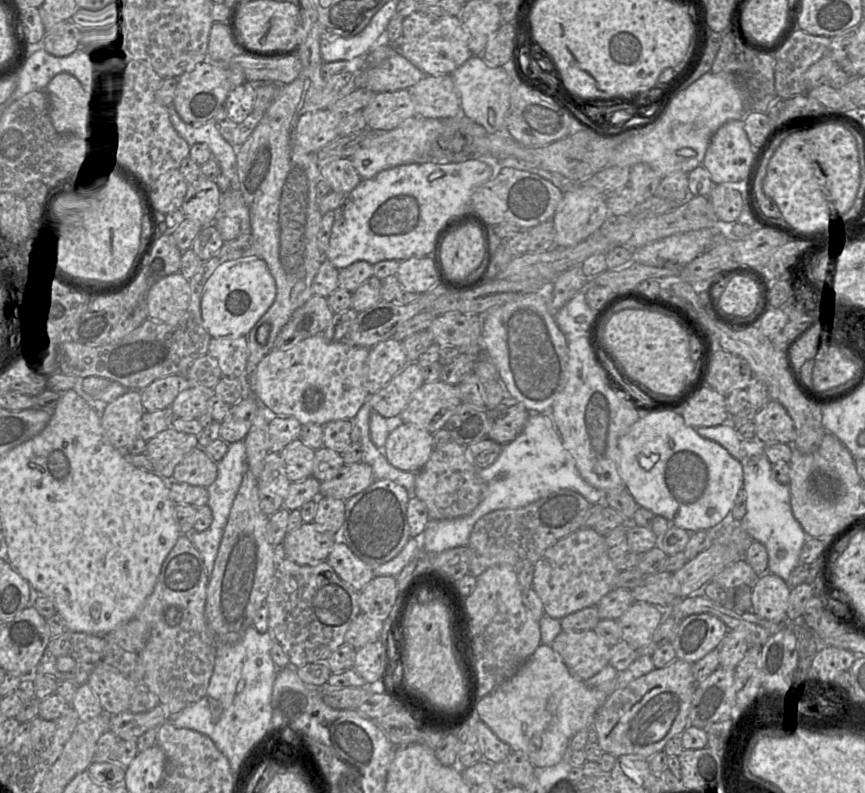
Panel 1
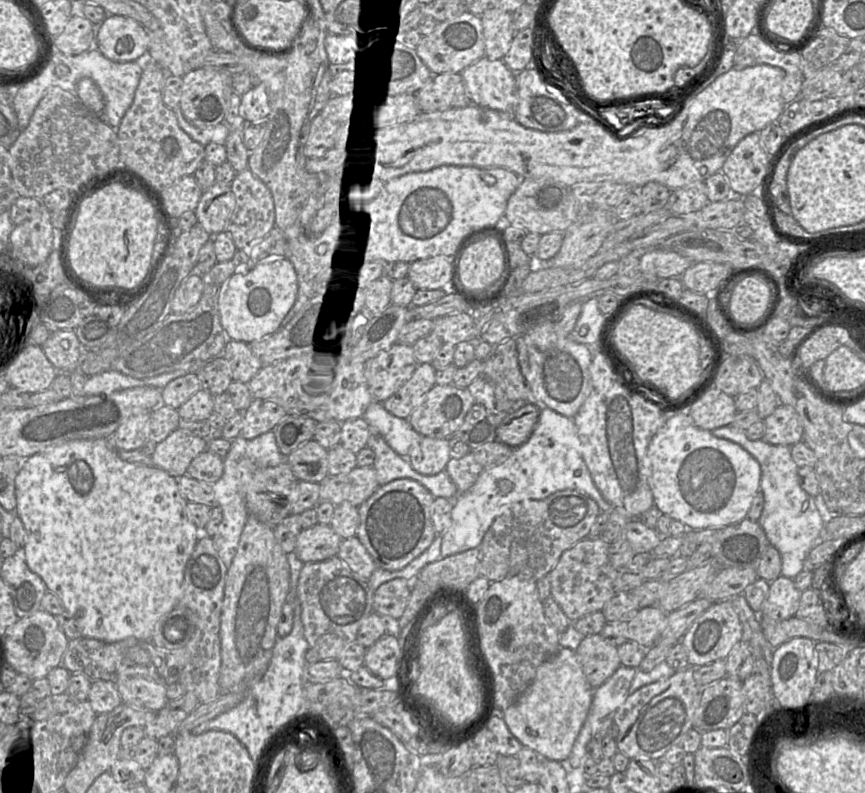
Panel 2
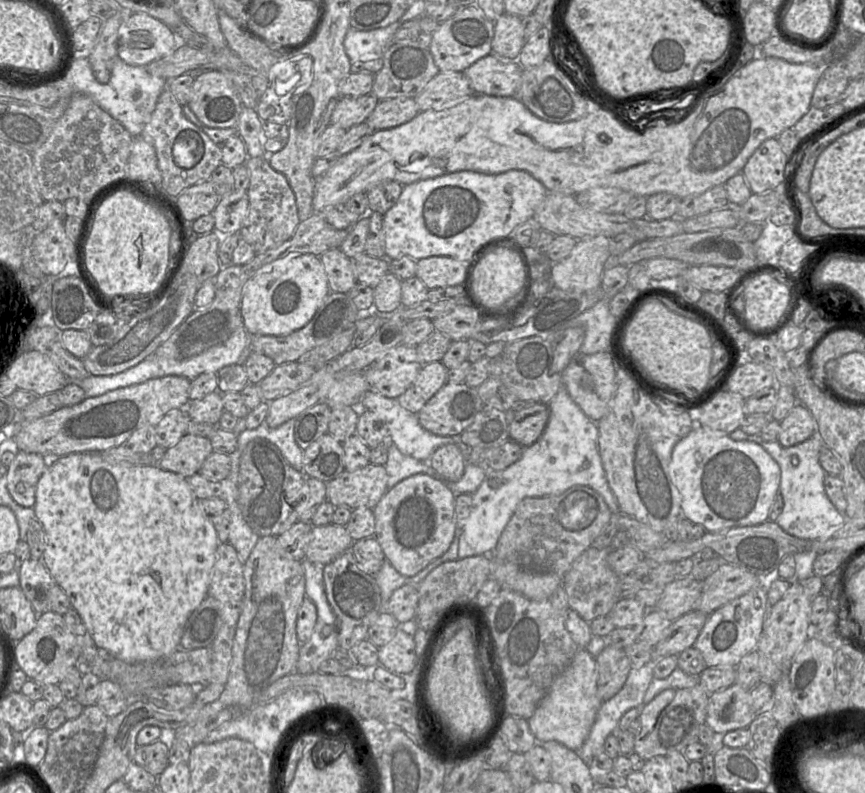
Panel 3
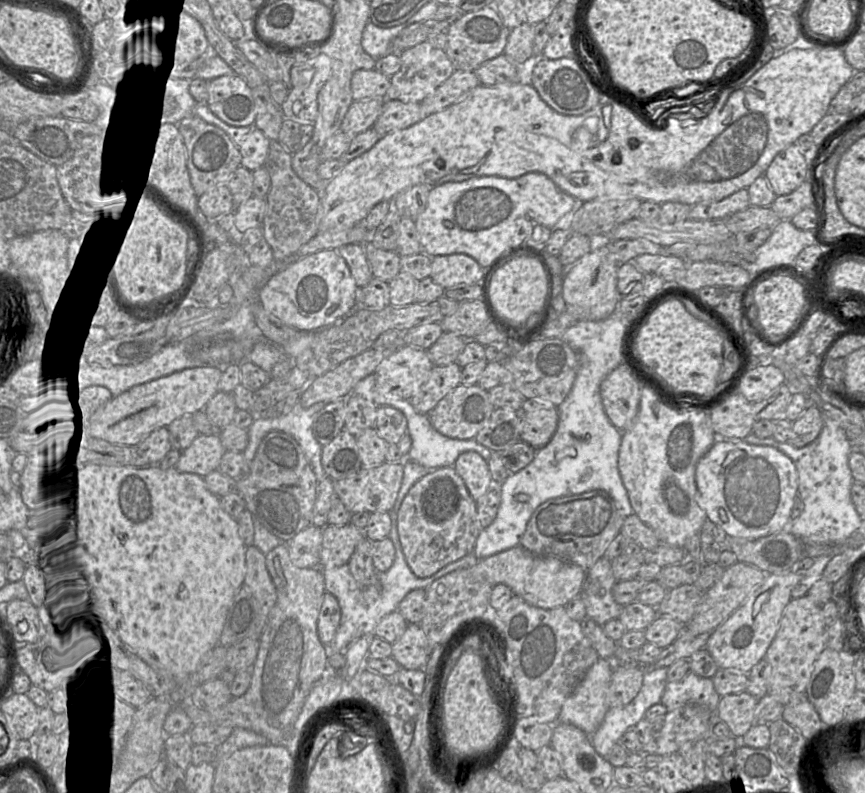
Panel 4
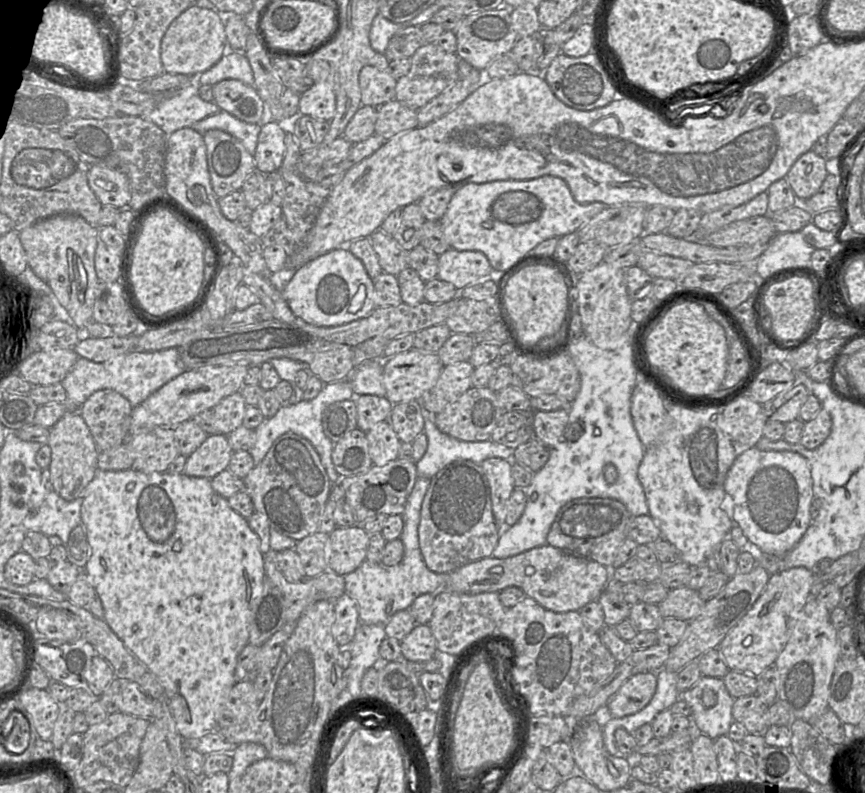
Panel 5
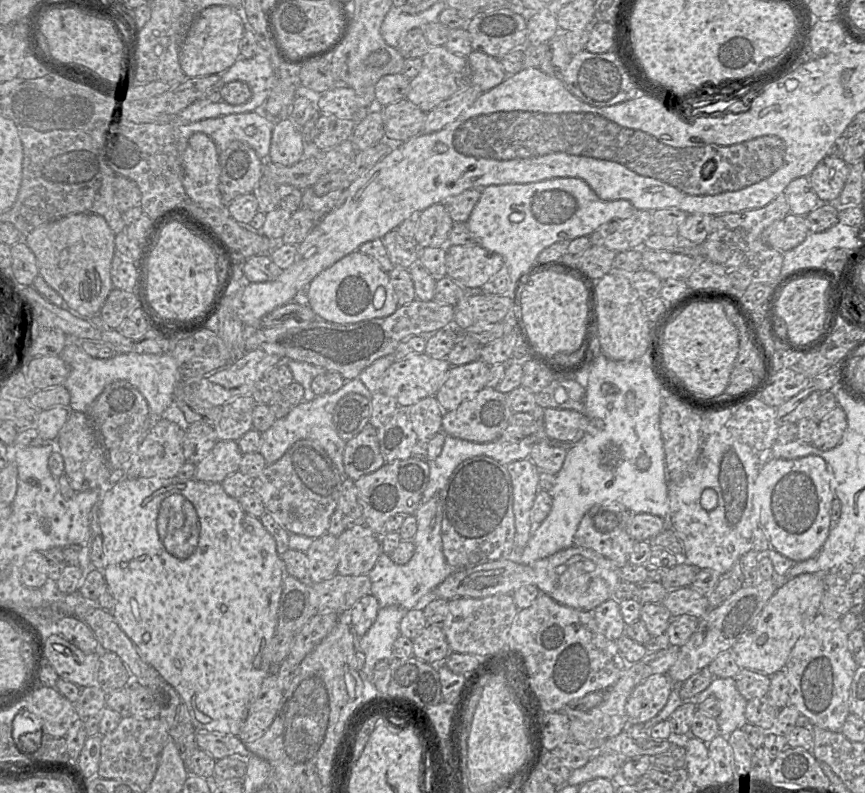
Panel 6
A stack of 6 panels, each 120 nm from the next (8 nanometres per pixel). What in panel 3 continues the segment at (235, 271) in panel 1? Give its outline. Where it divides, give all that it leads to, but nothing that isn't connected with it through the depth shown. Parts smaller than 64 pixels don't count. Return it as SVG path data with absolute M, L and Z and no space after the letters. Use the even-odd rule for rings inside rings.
M292 253L263 266L245 283L240 305L244 326L251 335L286 336L303 328L330 292L320 257Z

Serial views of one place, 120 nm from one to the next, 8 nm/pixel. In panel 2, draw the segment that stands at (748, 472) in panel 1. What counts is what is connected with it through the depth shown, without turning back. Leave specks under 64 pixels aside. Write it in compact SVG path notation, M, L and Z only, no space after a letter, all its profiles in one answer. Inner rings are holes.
M730 427L711 431L719 439L733 442L750 453L761 468L760 492L764 497L764 507L758 523L763 528L770 544L780 553L782 560L781 575L794 579L803 569L804 560L812 547L822 539L825 525L816 507L814 497L800 485L798 466L791 456L791 446L772 445L763 440L749 440L744 433Z

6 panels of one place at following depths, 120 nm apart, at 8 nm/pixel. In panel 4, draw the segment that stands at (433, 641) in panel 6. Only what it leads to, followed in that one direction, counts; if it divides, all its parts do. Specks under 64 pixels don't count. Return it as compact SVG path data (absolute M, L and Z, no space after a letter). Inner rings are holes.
M409 624L403 635L392 644L391 657L402 669L424 669L431 655L431 642L419 625Z

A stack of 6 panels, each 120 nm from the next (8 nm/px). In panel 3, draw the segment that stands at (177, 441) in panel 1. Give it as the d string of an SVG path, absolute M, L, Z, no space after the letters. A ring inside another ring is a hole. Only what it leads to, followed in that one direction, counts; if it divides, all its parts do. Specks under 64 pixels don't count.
M186 433L176 445L166 449L158 466L188 479L199 473L205 459L212 452L208 437Z

